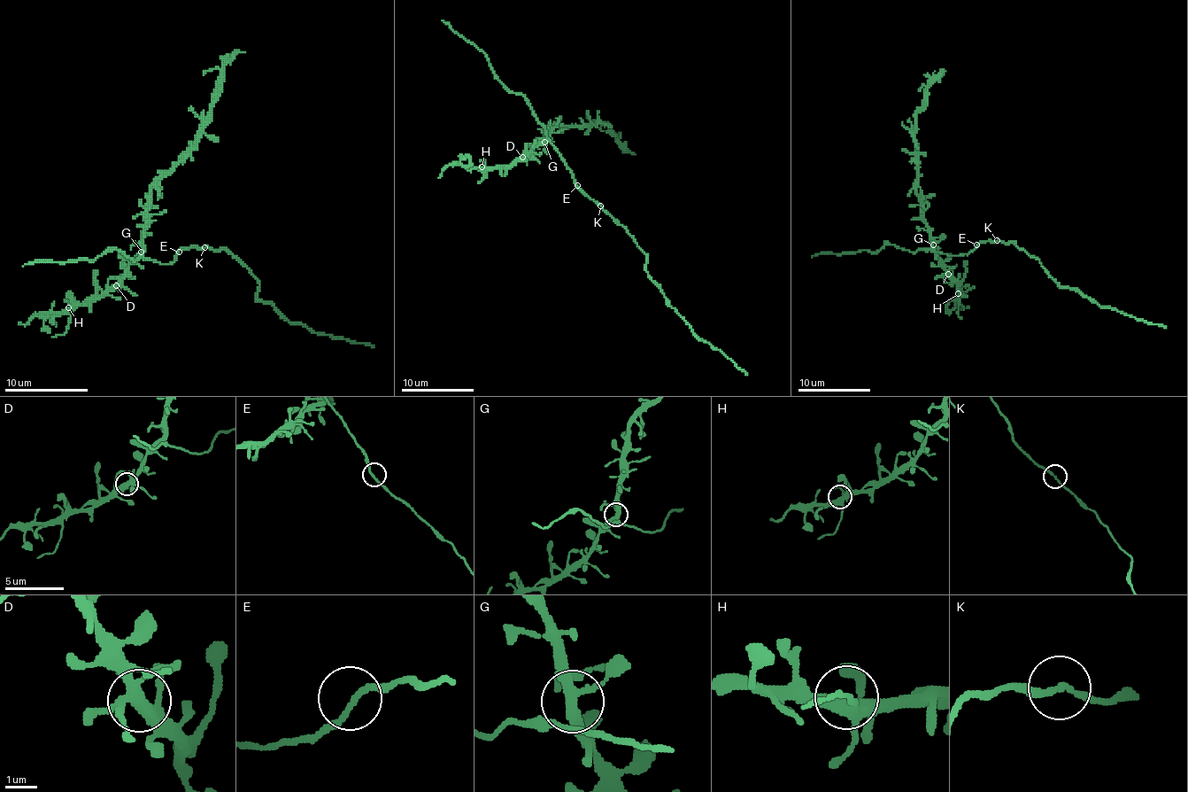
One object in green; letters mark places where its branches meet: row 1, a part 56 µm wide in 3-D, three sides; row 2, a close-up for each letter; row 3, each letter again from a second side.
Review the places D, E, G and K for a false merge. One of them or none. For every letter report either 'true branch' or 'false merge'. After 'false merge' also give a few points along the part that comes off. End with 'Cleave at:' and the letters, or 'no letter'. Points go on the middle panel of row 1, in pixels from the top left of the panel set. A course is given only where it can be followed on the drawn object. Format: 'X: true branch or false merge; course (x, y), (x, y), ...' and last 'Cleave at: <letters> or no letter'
D: true branch
E: true branch
G: true branch
K: true branch
Cleave at: no letter

